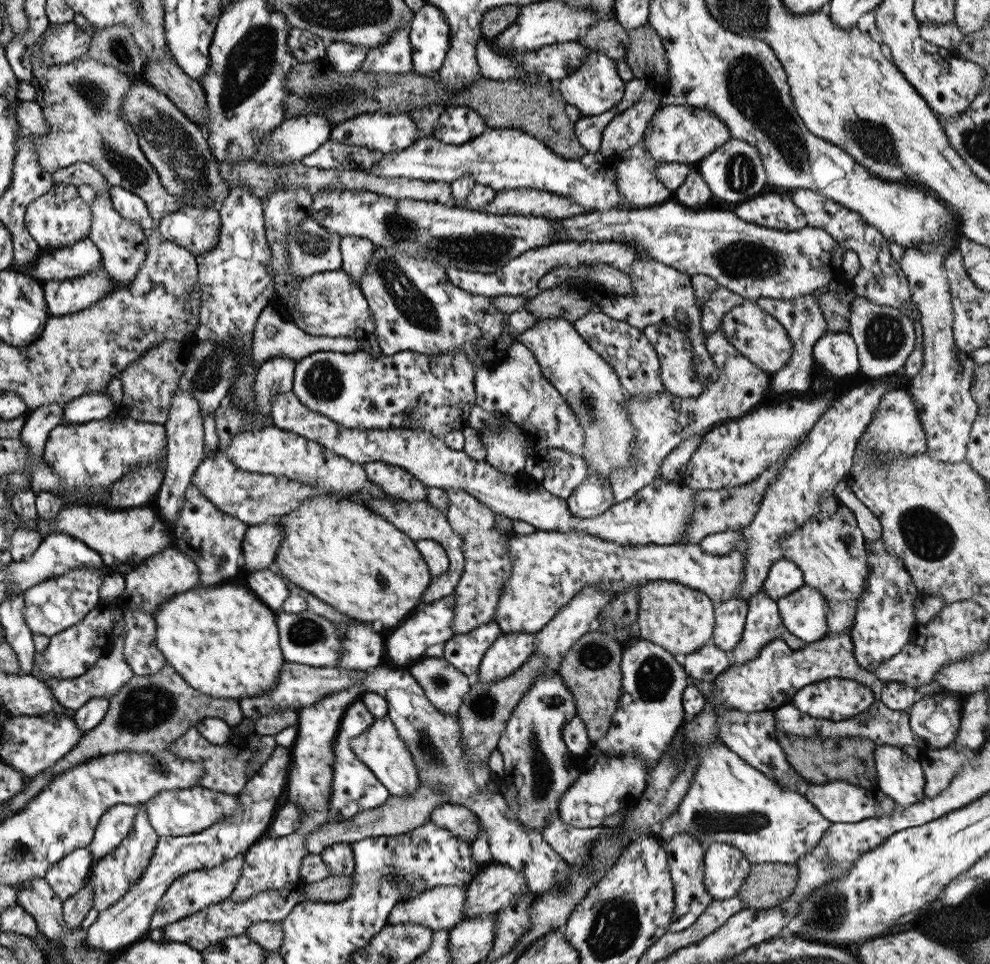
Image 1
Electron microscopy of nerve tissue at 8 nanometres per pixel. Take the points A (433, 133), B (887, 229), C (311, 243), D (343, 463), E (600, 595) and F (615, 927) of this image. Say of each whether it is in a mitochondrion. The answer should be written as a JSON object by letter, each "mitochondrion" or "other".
{"A":"other","B":"other","C":"mitochondrion","D":"other","E":"other","F":"mitochondrion"}

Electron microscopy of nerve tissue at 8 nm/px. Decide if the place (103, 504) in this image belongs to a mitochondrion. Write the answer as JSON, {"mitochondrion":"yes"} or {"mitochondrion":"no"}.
{"mitochondrion":"no"}

